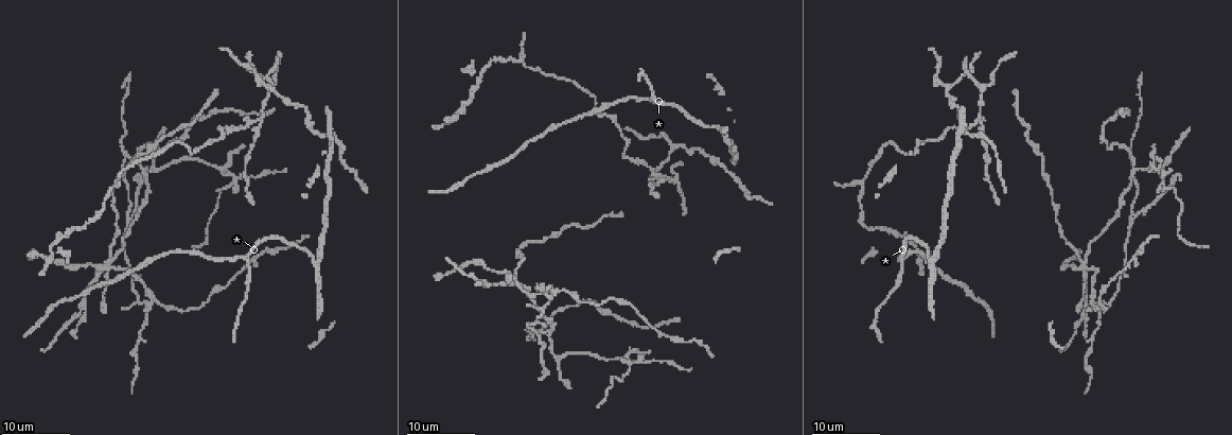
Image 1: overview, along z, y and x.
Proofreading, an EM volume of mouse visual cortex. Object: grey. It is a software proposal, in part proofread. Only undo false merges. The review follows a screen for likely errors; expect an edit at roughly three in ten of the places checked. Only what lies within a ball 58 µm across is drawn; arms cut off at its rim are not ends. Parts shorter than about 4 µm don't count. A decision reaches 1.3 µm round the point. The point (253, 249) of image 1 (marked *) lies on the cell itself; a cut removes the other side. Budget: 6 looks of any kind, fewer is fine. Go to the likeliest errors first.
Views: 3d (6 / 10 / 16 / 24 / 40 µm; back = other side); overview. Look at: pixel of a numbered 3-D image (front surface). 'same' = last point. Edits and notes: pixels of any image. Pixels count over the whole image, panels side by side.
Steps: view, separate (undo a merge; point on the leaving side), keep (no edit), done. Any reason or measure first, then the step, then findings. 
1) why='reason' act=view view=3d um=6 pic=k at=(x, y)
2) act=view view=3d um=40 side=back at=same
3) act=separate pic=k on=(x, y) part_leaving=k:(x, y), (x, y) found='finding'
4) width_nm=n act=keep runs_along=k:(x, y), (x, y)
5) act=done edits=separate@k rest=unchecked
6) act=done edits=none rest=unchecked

why='side arm on a straight run' act=view view=3d um=24 pic=1 at=(260, 119)

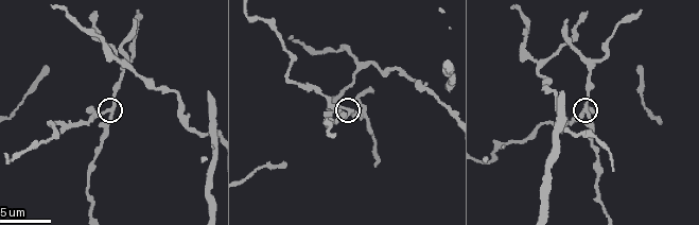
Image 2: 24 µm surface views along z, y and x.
act=view view=3d um=10 pic=2 at=(350, 111)

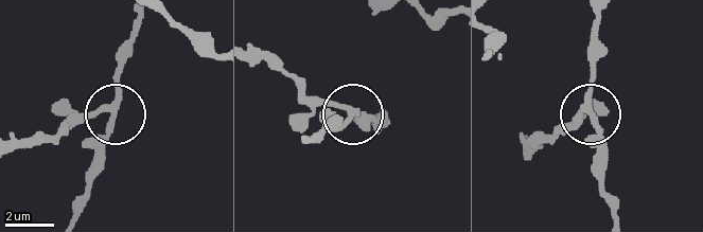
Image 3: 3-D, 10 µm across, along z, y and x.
arms=3 act=keep found='one cell here'

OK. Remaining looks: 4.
why='three arms meet' act=view view=3d um=24 pic=1 at=(549, 333)

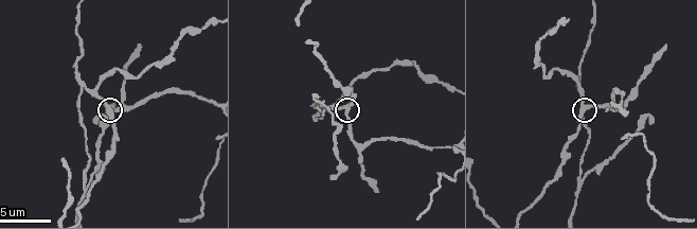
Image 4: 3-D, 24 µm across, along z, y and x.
why='zoom in' act=view view=3d um=6 pic=4 at=(108, 105)

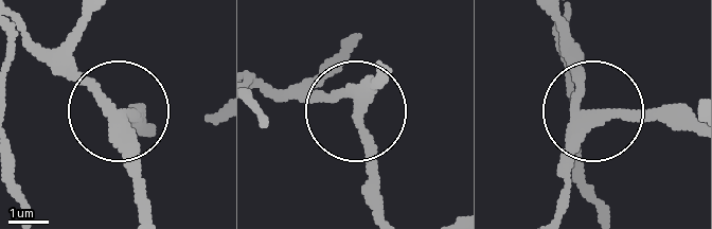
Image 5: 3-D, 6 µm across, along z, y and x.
act=view view=3d um=6 side=back pic=5 at=(585, 118)

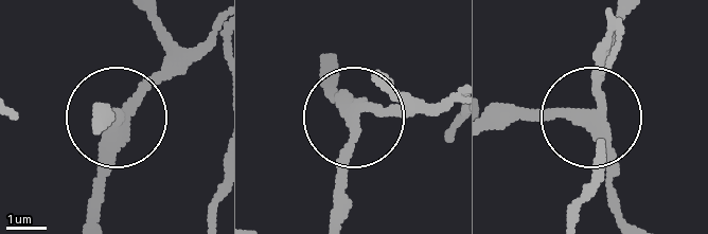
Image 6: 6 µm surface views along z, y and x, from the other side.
act=keep runs_along=6:(333, 77), (354, 110), (431, 107) found='all the same cell'

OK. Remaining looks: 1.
act=done edits=none rest=unchecked

